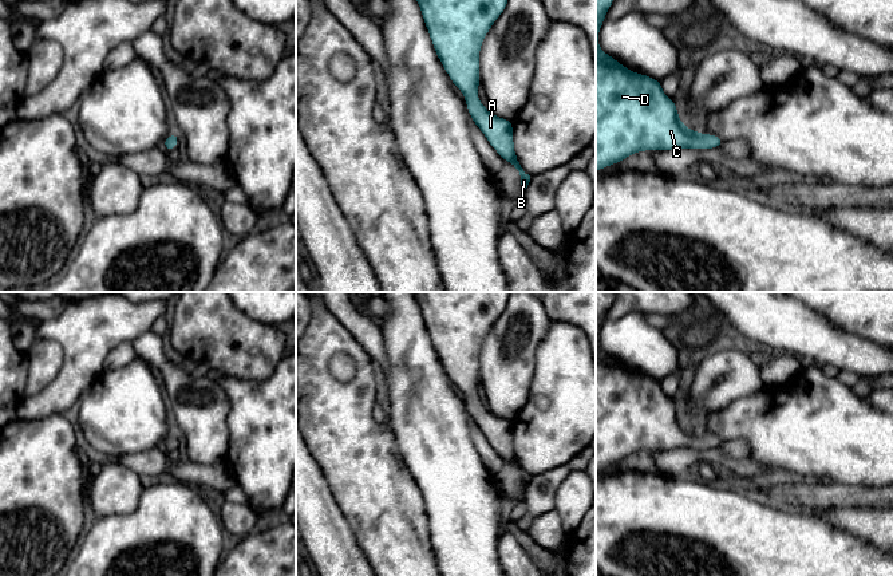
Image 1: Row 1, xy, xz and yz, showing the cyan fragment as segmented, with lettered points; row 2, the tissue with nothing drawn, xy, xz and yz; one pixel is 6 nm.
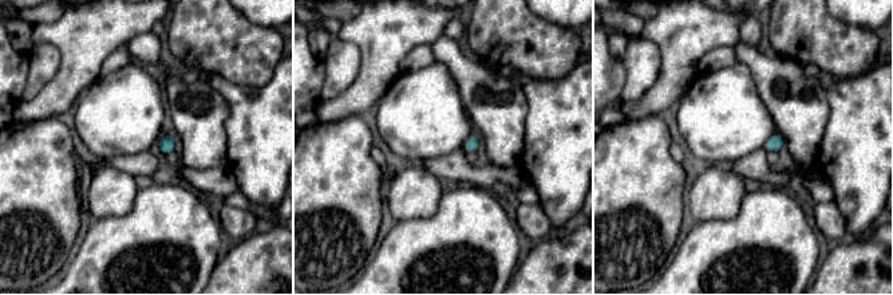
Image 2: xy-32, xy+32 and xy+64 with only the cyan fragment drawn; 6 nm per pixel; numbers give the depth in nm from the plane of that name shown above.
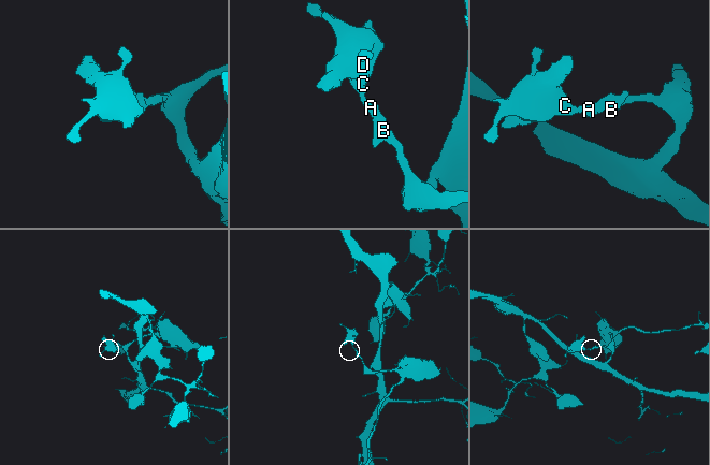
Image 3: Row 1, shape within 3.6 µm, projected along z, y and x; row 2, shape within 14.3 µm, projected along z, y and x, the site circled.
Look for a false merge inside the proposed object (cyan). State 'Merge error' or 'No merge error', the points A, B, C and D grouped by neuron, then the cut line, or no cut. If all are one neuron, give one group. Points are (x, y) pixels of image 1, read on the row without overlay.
No merge error. Groups: A B C D. No split

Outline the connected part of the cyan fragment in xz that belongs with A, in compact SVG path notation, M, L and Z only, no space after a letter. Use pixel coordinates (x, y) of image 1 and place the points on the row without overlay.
M414 292L414 296L420 307L434 350L453 384L462 391L470 417L495 451L519 472L521 485L525 492L530 482L530 476L523 472L515 455L513 423L509 419L495 417L481 403L477 395L479 388L481 346L494 321L505 311L510 293L511 292Z

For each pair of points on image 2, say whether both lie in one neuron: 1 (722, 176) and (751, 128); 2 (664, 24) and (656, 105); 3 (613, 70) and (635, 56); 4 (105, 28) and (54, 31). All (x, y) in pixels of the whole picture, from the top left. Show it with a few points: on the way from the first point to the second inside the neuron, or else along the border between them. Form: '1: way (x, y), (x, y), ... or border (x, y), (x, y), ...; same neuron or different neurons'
1: border (727, 164), (702, 164), (699, 166); different neurons
2: way (671, 44), (671, 85); same neuron
3: border (620, 59), (624, 66); different neurons
4: way (93, 30), (66, 31); same neuron

